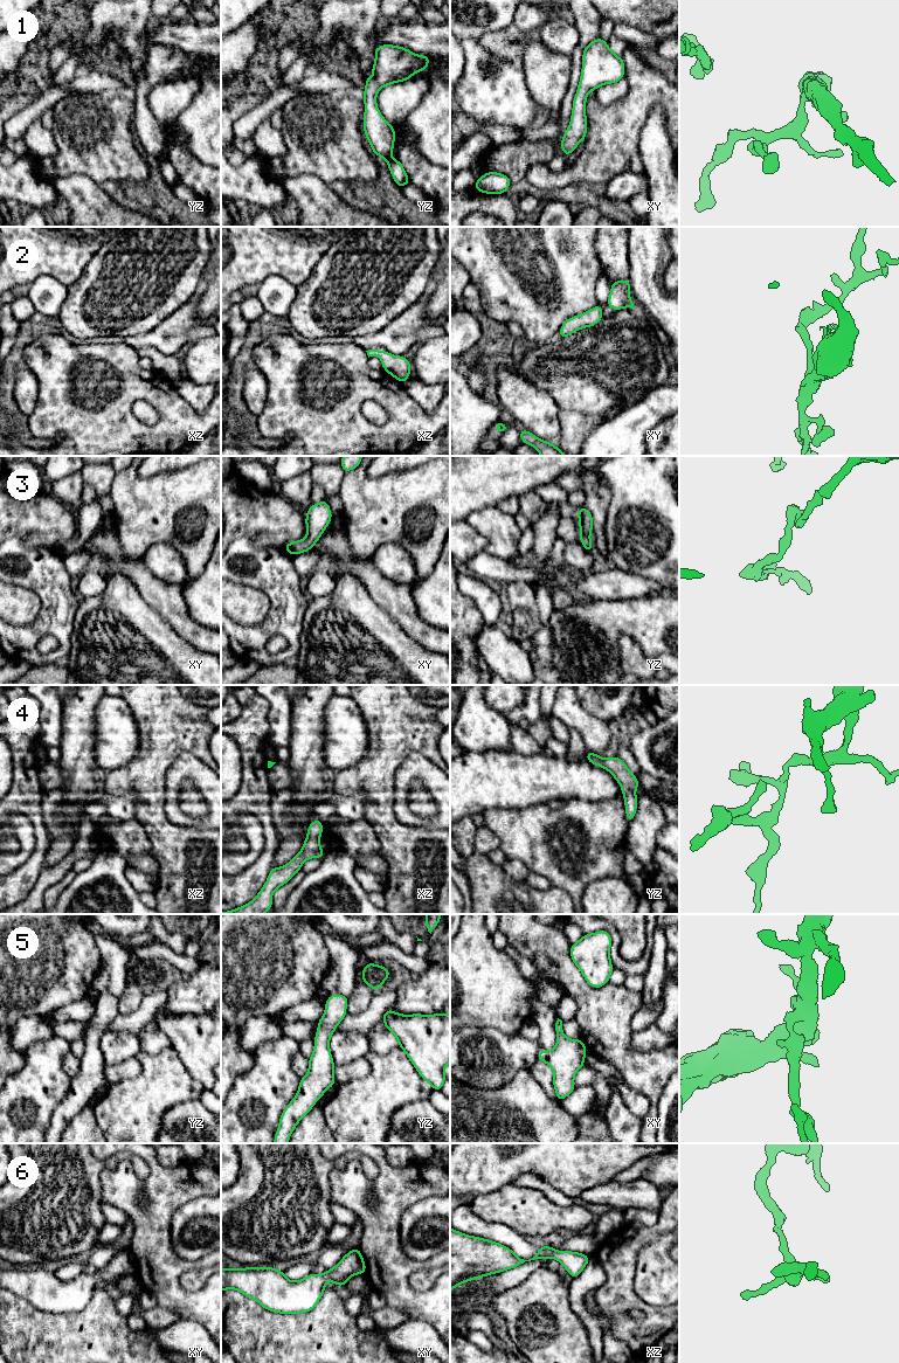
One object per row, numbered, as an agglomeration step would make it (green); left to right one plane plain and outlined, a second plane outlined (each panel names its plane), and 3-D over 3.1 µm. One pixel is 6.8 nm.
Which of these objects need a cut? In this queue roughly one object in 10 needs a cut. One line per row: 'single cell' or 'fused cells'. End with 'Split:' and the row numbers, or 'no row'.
1: single cell
2: single cell
3: single cell
4: single cell
5: single cell
6: single cell
Split: no row

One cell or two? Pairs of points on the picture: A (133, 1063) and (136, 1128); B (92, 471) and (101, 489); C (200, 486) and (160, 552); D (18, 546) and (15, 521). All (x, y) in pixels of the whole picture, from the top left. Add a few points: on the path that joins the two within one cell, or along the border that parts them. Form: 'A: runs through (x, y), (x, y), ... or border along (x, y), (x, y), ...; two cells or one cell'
A: border along (139, 1060), (136, 1076), (108, 1087); two cells
B: runs through (97, 476), (101, 479), (101, 484); one cell
C: border along (142, 555), (158, 542), (168, 542), (185, 561); two cells
D: border along (12, 537), (20, 537), (29, 546), (42, 547); two cells

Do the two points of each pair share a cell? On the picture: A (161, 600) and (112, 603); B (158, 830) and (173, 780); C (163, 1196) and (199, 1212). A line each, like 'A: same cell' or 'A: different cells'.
A: different cells
B: different cells
C: different cells

